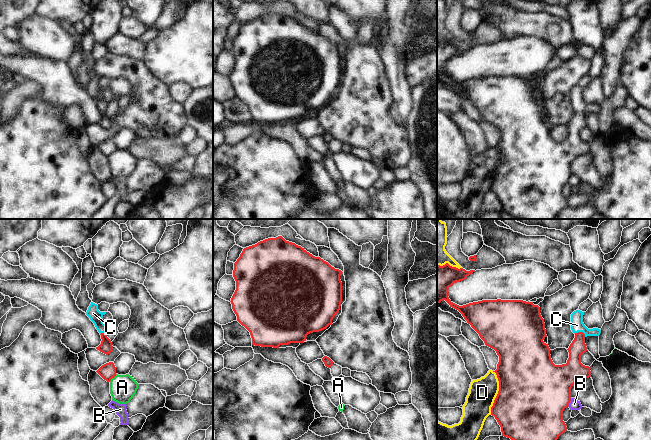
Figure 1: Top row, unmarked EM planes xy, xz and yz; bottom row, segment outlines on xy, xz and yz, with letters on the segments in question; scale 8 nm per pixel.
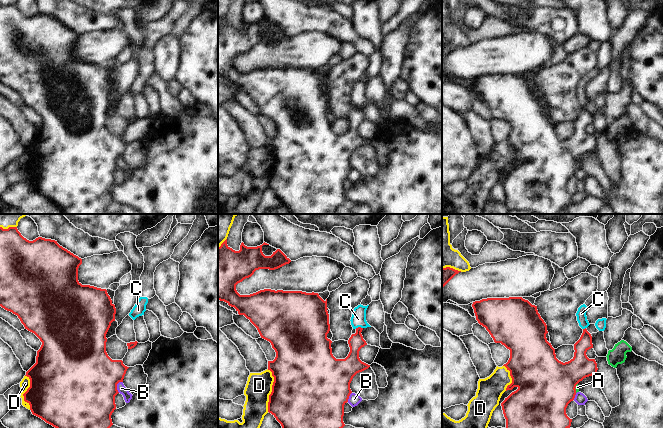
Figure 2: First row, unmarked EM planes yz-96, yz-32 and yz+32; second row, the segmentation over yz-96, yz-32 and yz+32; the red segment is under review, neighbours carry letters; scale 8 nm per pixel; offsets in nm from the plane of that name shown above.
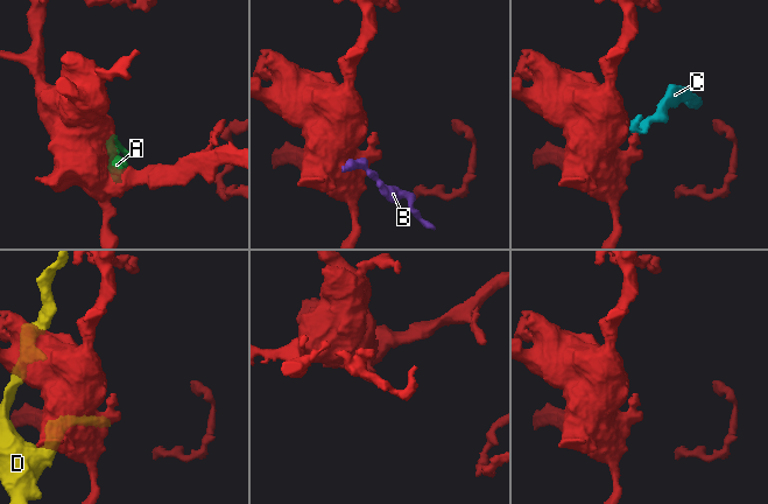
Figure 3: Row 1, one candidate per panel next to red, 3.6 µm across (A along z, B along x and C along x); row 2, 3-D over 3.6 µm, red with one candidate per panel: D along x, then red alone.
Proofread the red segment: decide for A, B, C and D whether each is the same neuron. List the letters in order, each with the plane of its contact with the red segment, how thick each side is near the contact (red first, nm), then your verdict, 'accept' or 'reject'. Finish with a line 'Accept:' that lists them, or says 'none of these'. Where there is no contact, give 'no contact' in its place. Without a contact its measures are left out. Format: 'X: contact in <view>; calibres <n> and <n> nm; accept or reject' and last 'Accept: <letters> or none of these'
A: contact in xy; calibres 130 and 200 nm; reject
B: contact in yz; calibres 480 and 90 nm; reject
C: contact in yz; calibres 120 and 110 nm; accept
D: contact in yz; calibres 500 and 220 nm; reject
Accept: C

